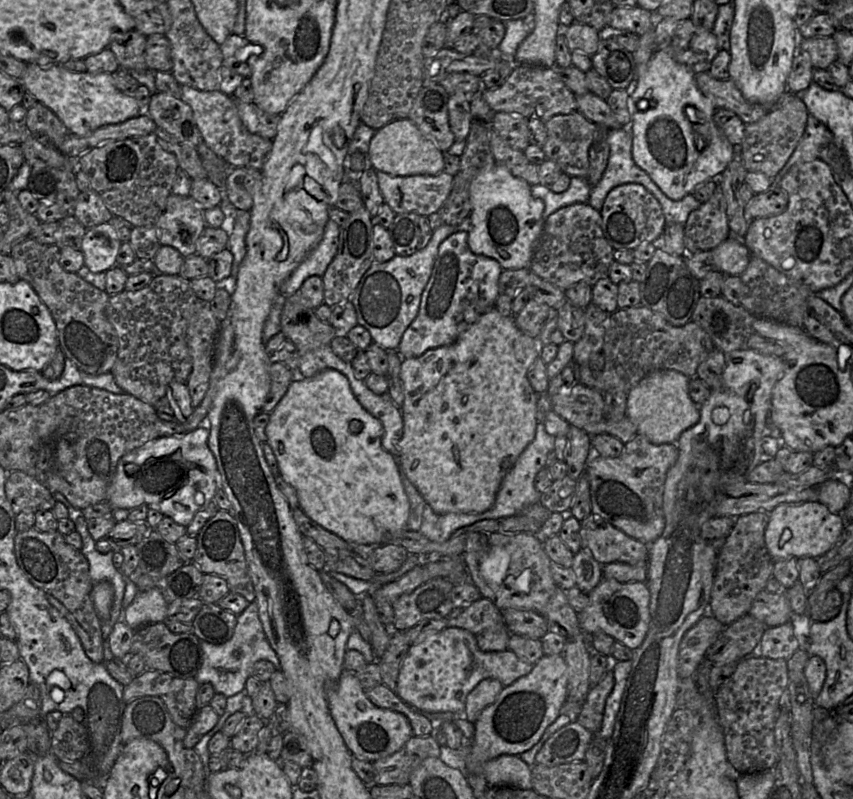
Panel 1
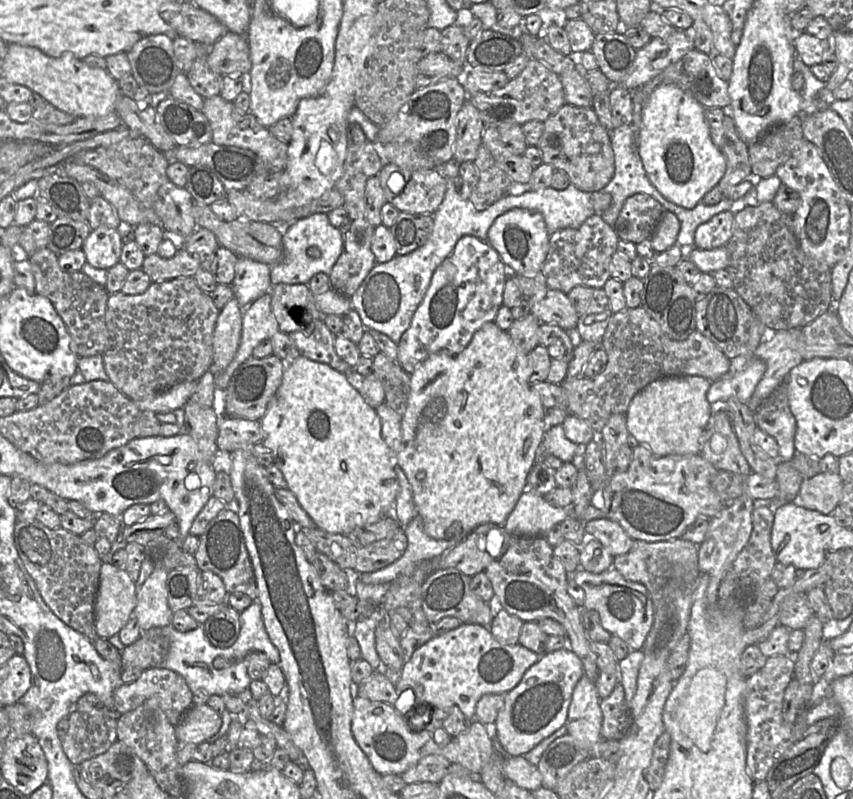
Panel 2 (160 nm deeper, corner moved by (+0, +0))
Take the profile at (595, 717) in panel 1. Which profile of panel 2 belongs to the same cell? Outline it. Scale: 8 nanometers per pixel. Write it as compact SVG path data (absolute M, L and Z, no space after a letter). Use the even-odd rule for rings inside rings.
M617 682L612 693L600 700L603 714L601 736L603 739L621 740L632 725L632 714L625 700L625 692L621 683Z

